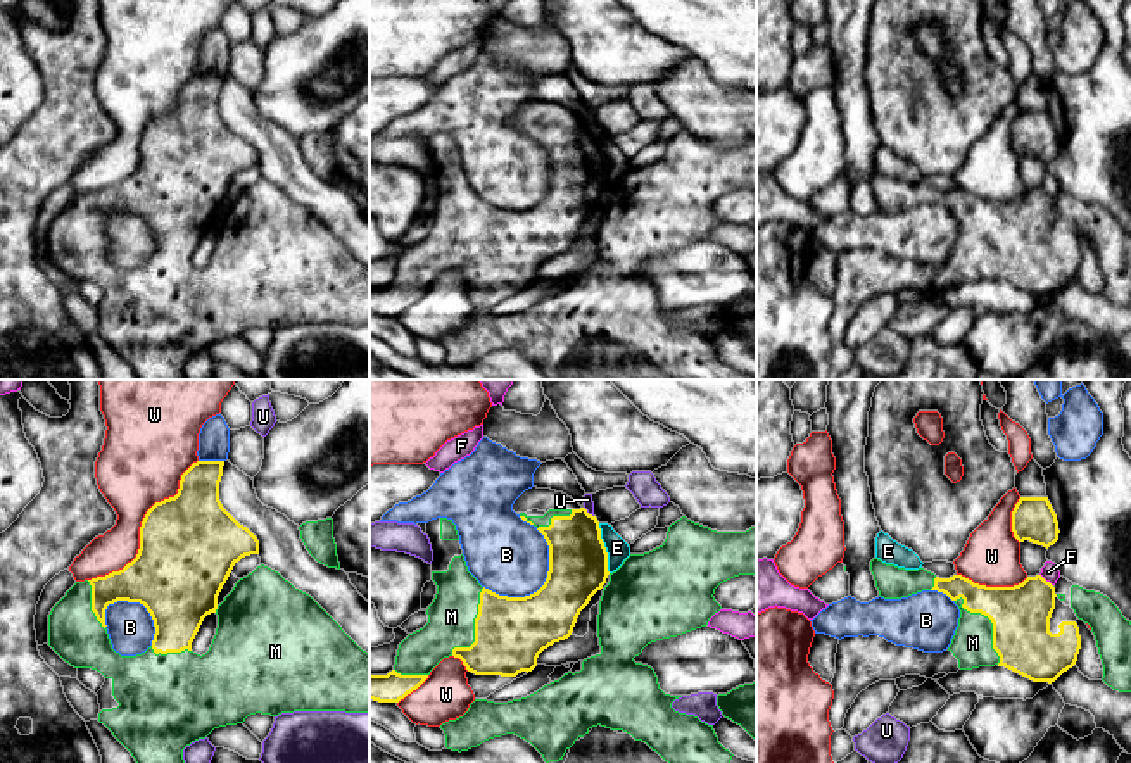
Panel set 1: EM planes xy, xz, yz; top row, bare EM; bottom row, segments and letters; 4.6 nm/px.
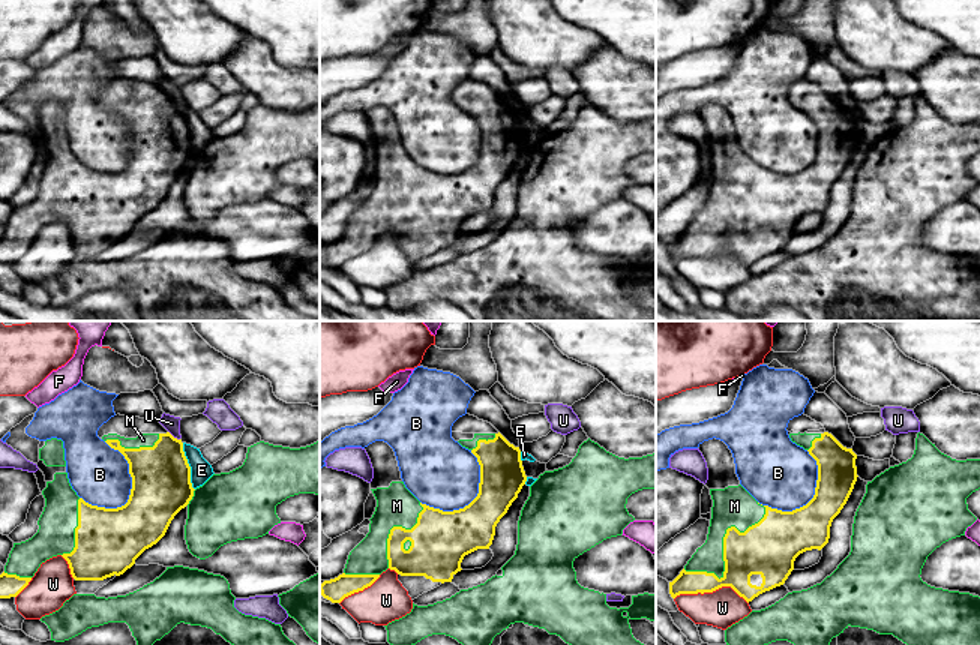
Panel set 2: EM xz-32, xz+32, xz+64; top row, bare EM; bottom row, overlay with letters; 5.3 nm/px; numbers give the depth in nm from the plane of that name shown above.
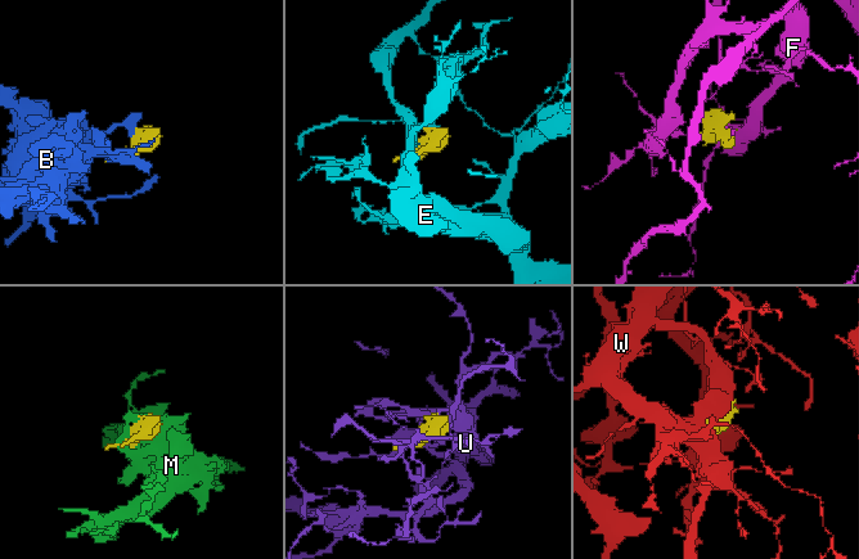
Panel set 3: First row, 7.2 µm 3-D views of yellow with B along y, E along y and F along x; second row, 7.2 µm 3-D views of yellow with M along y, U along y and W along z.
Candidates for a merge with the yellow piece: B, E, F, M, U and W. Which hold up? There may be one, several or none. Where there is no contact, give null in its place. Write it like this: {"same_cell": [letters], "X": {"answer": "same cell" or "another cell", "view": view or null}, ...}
{"same_cell": ["M"], "B": {"answer": "another cell", "view": "xz"}, "E": {"answer": "another cell", "view": "xz"}, "F": {"answer": "another cell", "view": "yz"}, "M": {"answer": "same cell", "view": "yz"}, "U": {"answer": "another cell", "view": "xz"}, "W": {"answer": "another cell", "view": "xy"}}

